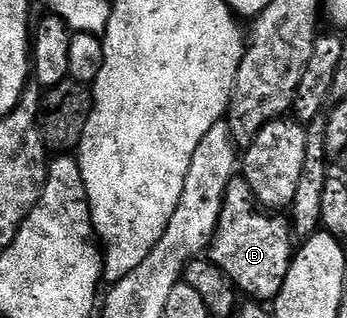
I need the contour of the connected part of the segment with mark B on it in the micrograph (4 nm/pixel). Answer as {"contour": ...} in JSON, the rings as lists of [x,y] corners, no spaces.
{"contour":[[[246,178],[231,179],[208,257],[234,280],[239,292],[254,301],[273,301],[284,285],[284,277],[288,277],[295,250],[296,236],[291,220],[285,214],[261,206]]]}

